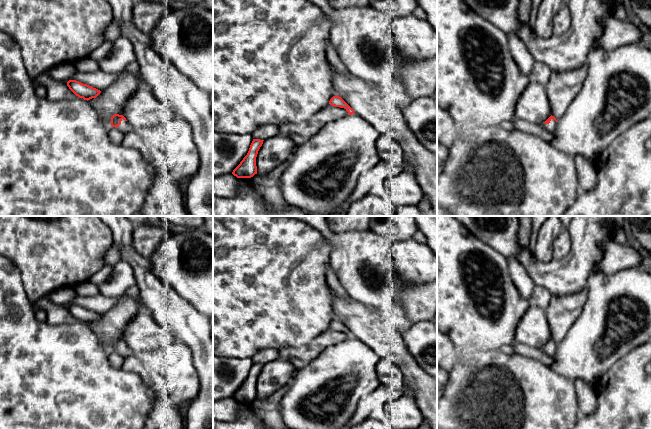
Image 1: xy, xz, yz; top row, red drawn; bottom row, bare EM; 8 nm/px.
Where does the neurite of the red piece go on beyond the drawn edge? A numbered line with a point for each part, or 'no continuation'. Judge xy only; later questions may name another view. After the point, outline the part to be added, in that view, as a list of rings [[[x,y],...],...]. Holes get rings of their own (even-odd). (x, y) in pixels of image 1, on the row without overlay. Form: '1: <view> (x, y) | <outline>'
1: xy (124, 350) | [[[122,343],[121,348],[118,350],[118,352],[119,352],[120,354],[122,354],[124,357],[125,357],[125,356],[130,356],[130,355],[134,354],[134,353],[130,350],[130,348],[129,348],[127,345],[125,345],[124,343]]]

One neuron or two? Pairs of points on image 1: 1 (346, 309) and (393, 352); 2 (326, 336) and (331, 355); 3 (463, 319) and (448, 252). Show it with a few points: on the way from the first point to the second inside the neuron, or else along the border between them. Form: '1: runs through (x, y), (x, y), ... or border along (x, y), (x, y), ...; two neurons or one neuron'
1: runs through (358, 318), (381, 341); one neuron
2: border along (348, 338), (327, 346), (311, 360); two neurons
3: runs through (463, 302), (463, 291), (448, 276), (448, 269); one neuron

